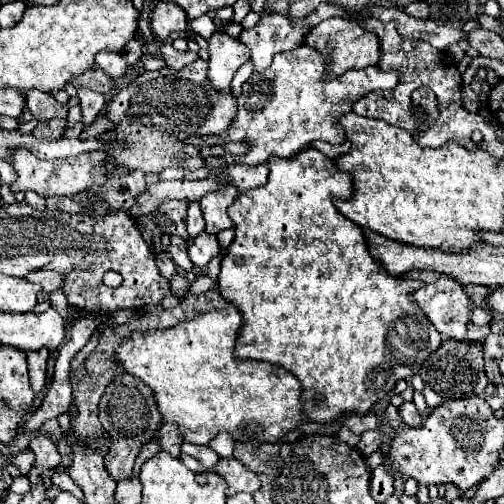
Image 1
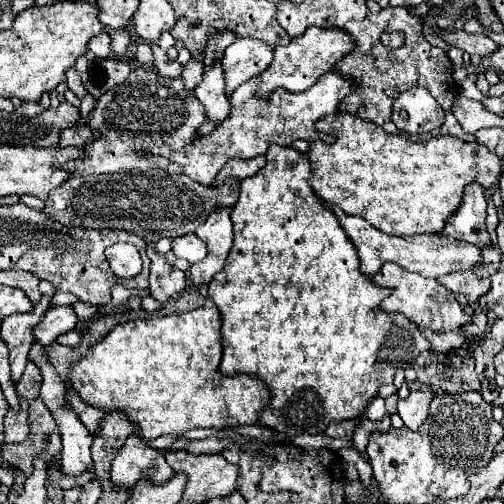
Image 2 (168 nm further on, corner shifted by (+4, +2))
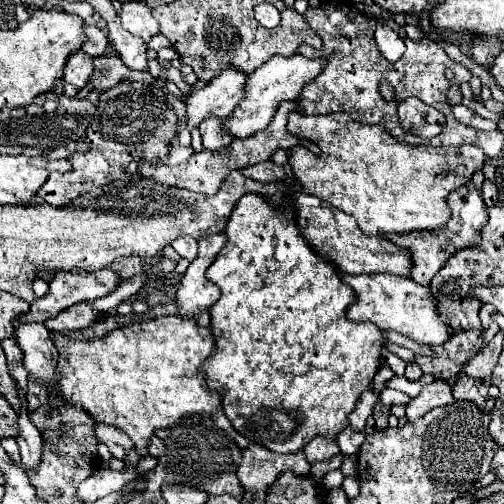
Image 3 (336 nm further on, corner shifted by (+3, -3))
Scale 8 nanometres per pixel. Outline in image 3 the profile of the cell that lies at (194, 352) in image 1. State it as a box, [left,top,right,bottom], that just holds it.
[53,316,223,448]

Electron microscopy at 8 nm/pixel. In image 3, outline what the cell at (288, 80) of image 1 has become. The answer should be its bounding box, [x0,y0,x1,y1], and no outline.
[139,102,305,194]

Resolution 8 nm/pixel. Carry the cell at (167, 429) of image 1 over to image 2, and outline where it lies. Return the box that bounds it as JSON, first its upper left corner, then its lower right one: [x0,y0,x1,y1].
[110,435,172,489]

